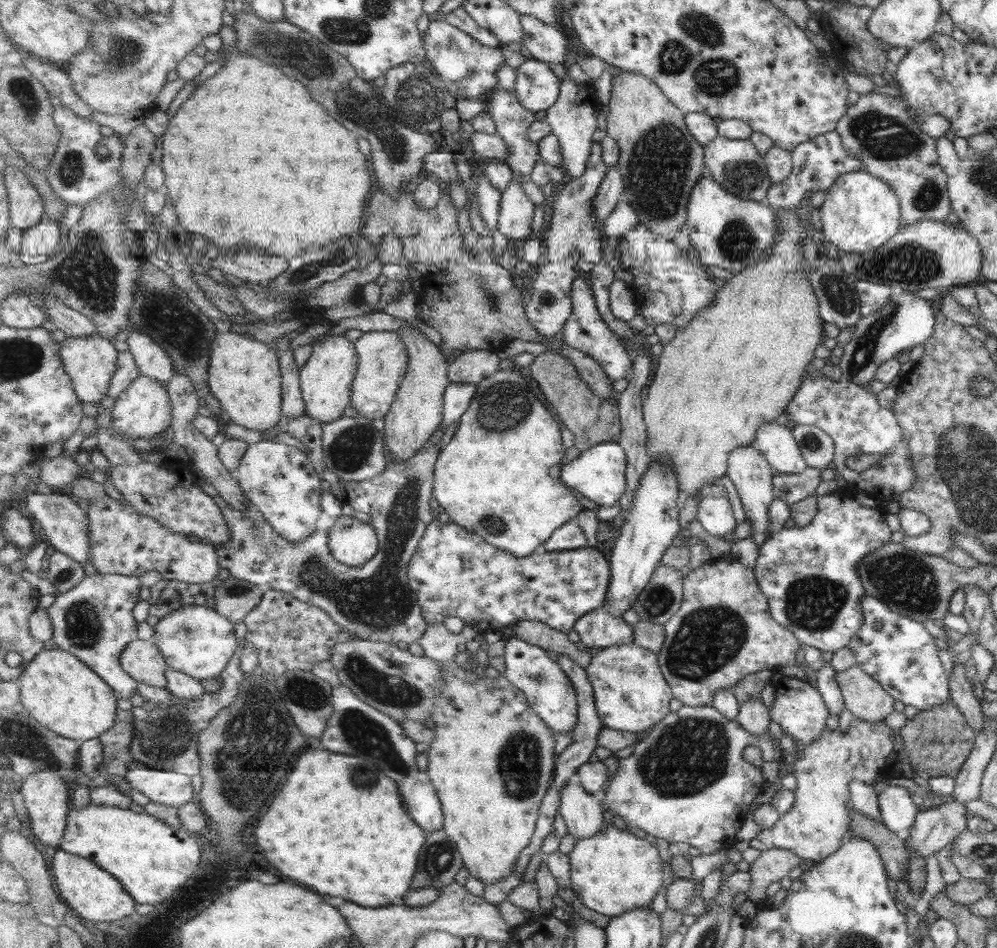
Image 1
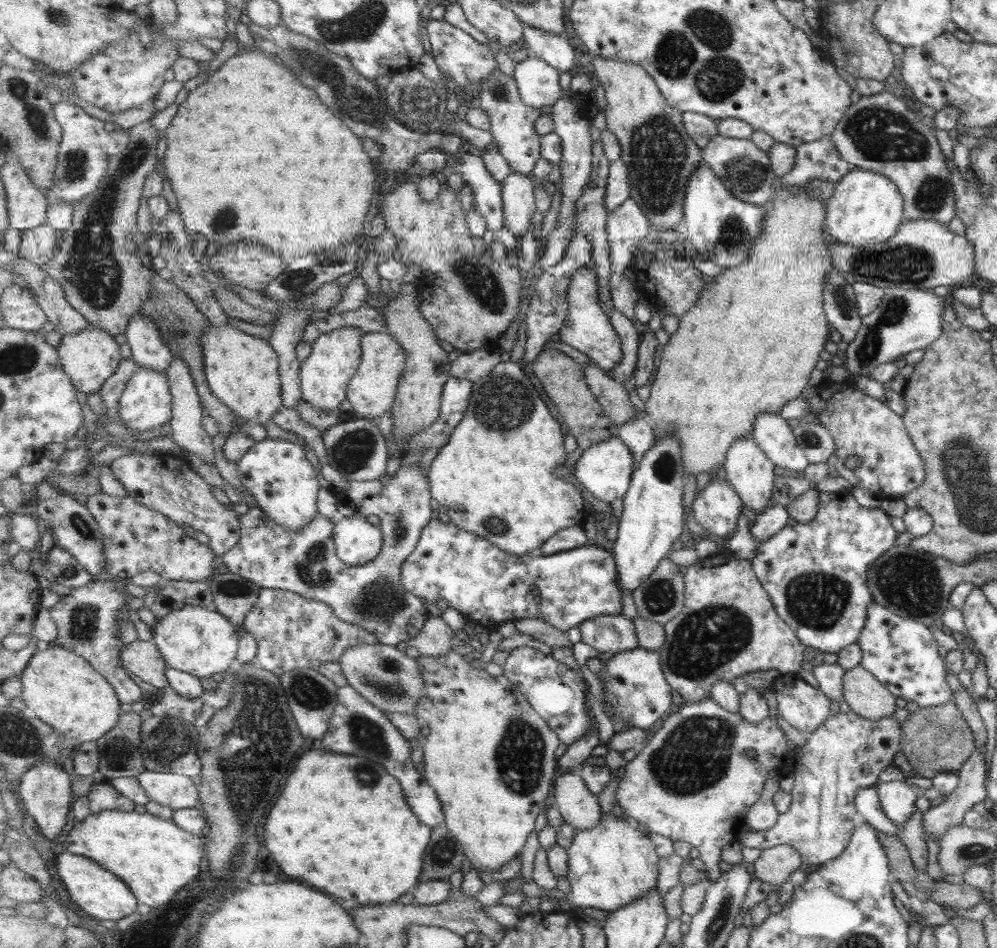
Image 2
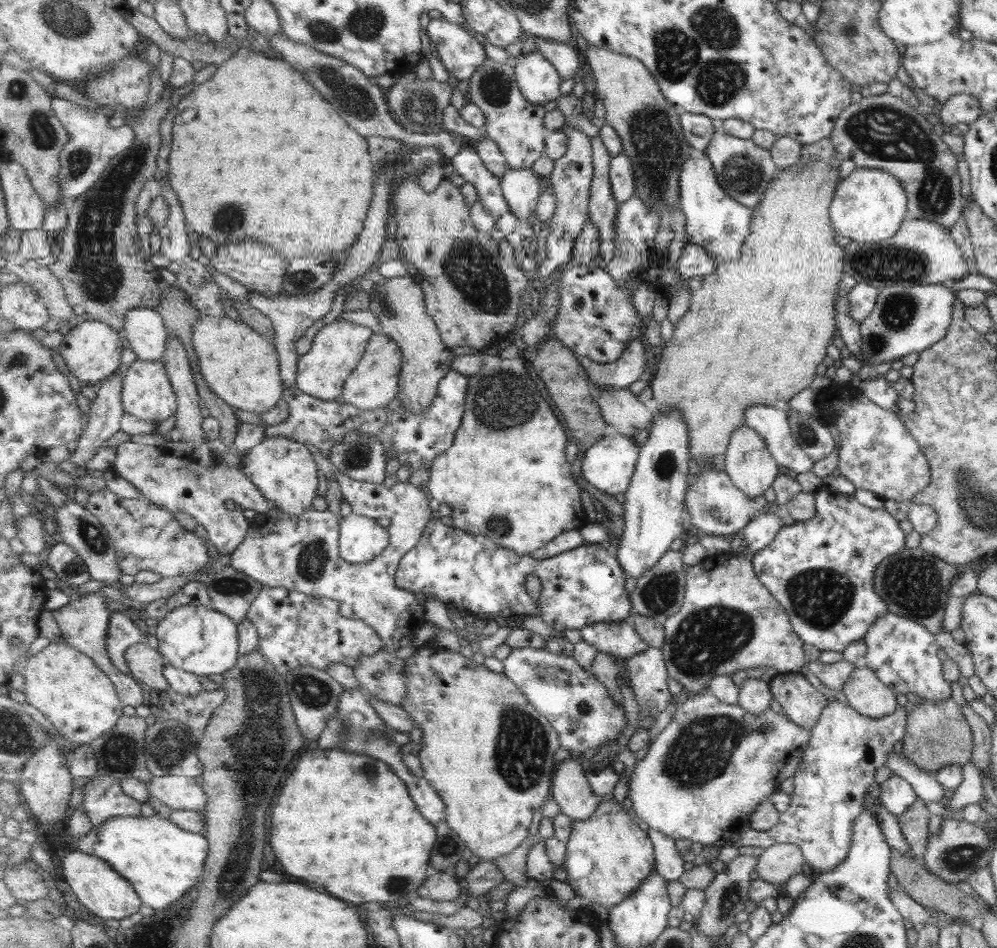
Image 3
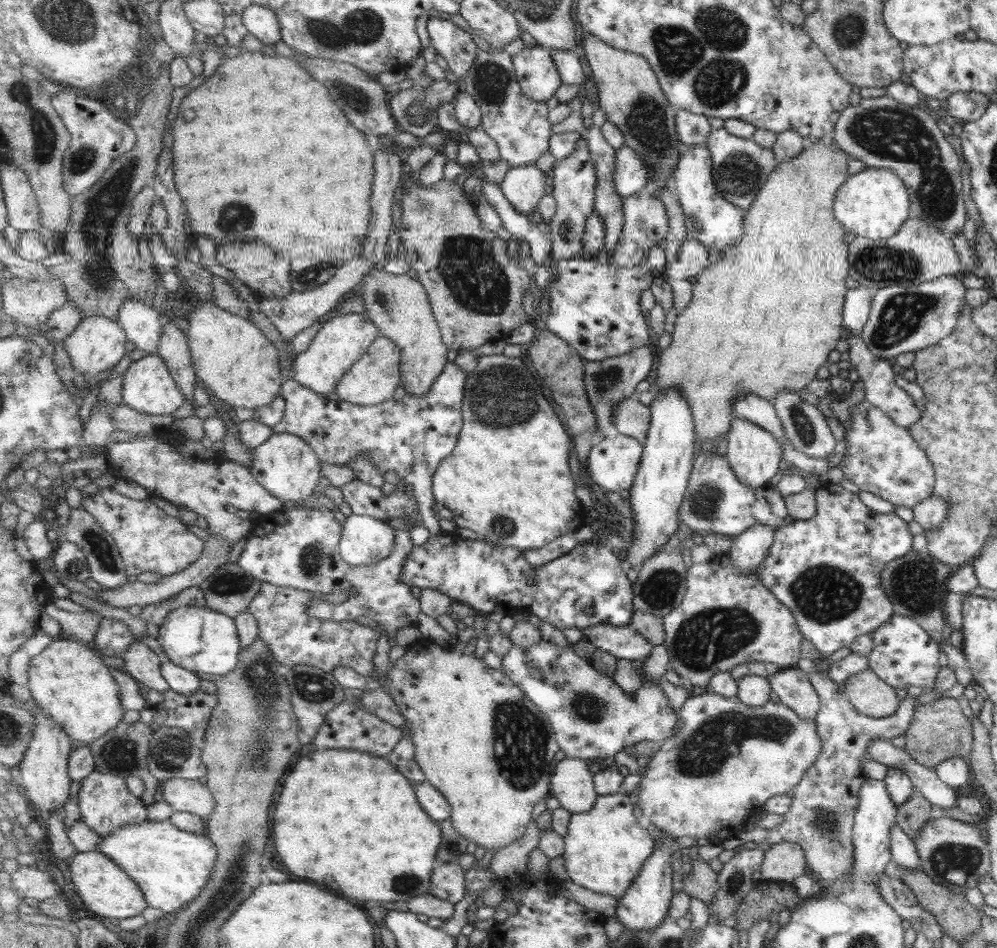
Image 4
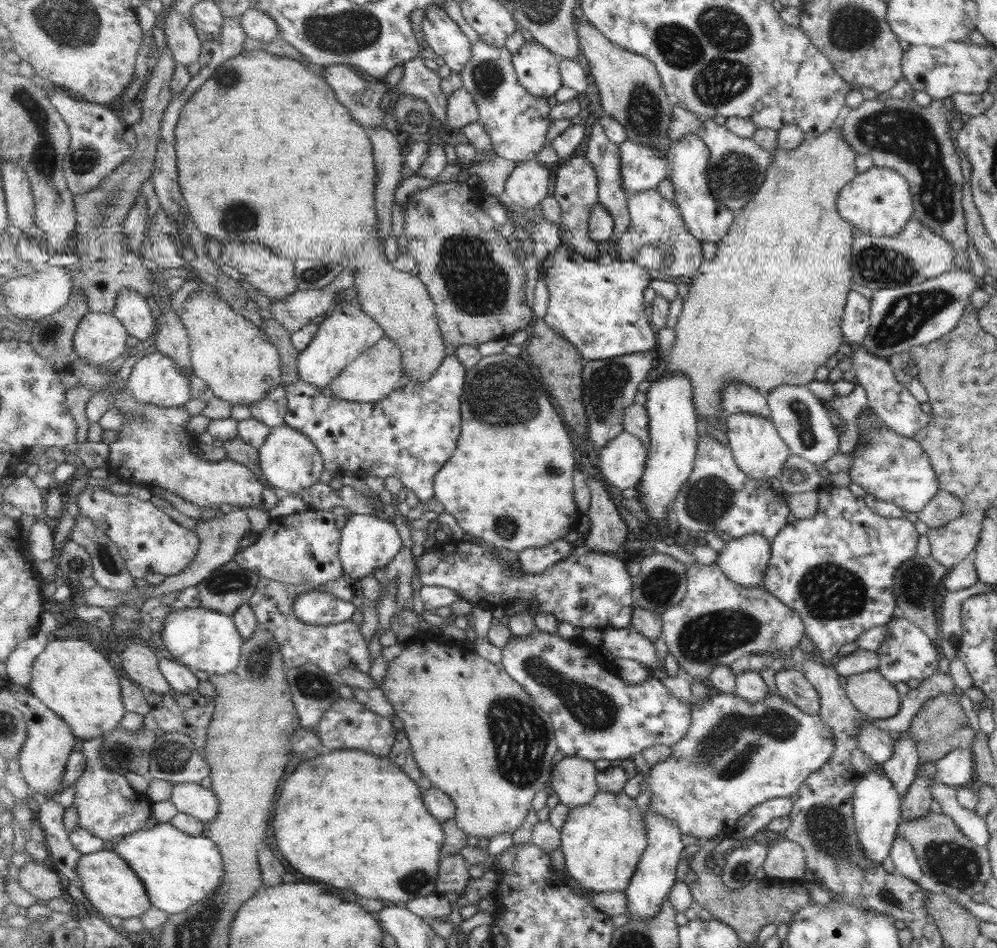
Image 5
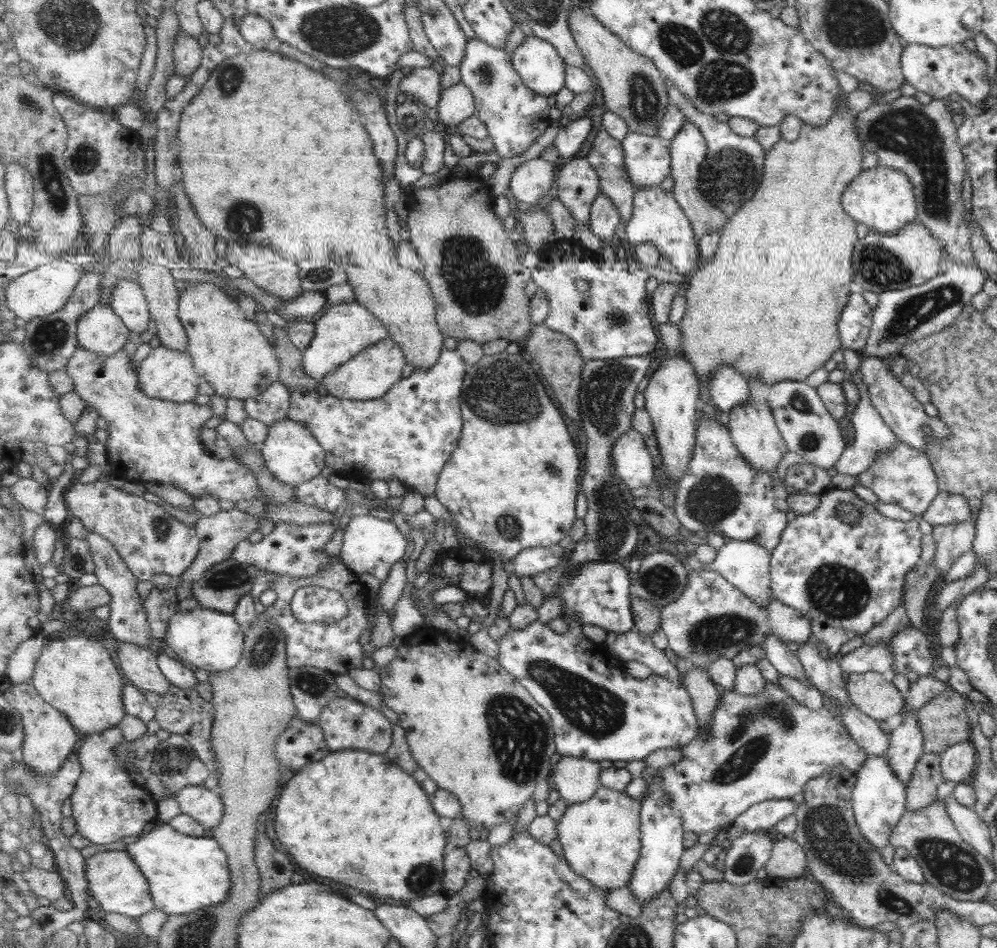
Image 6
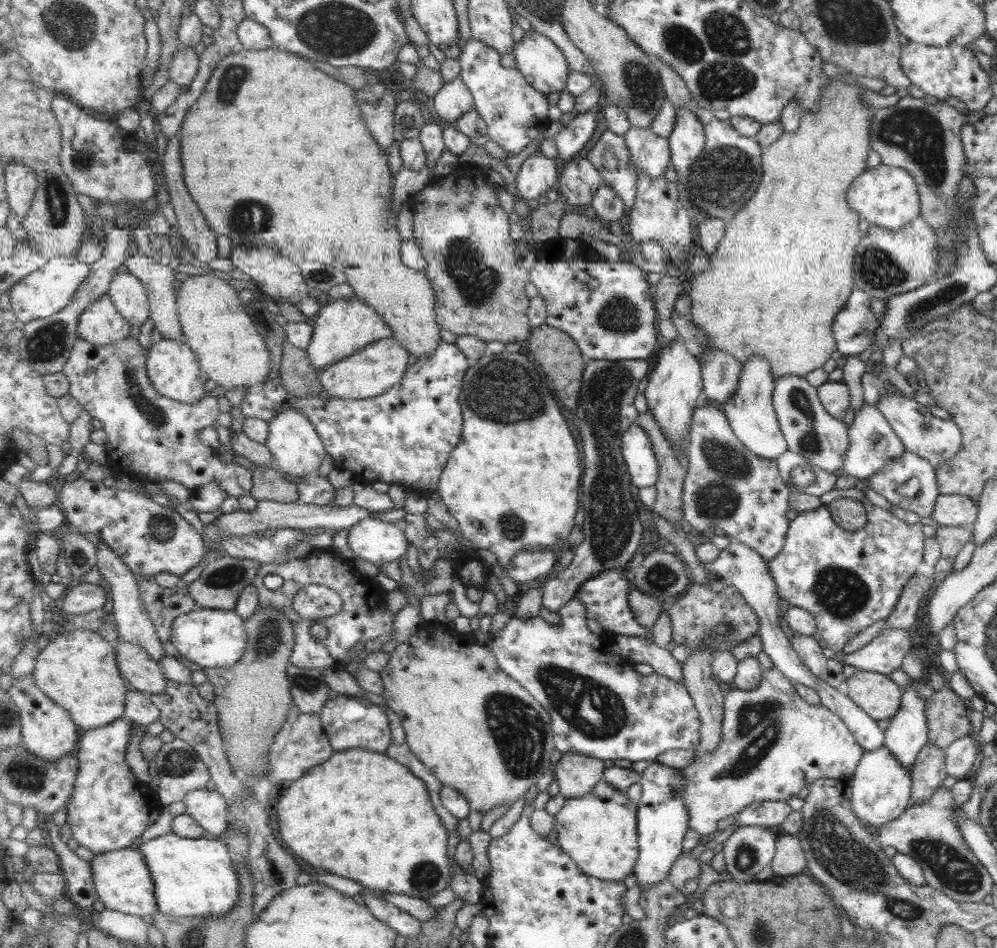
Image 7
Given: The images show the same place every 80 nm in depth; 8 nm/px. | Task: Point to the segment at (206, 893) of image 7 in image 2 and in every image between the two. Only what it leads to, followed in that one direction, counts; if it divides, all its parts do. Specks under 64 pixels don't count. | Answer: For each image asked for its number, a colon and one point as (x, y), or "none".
2: (156, 857)
3: (163, 861)
4: (172, 866)
5: (179, 870)
6: (187, 873)

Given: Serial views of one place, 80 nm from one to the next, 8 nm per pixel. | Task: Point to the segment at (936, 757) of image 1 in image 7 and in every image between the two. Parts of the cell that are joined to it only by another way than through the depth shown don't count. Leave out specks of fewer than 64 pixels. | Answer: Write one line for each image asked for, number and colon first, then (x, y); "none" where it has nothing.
2: (936, 739)
3: (936, 734)
4: (939, 730)
5: (939, 725)
6: (941, 721)
7: (946, 715)

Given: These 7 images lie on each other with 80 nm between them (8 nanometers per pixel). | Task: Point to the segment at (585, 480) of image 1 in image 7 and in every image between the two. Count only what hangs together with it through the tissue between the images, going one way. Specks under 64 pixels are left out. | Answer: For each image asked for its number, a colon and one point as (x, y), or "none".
2: (606, 469)
3: (609, 465)
4: (613, 463)
5: (622, 462)
6: (633, 462)
7: (641, 460)

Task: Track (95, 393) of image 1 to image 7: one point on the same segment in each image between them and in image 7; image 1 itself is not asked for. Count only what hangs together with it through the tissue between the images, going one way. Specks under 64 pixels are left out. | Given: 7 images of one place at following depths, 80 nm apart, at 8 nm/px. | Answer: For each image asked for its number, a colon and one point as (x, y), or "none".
2: (90, 357)
3: (92, 349)
4: (98, 344)
5: (100, 338)
6: (101, 330)
7: (101, 323)

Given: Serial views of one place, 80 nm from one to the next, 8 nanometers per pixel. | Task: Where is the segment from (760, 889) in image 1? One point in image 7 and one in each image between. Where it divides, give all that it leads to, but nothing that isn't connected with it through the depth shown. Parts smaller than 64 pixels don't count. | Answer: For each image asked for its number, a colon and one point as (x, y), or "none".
2: (774, 865)
3: (776, 864)
4: (784, 861)
5: (785, 860)
6: (787, 861)
7: (788, 859)

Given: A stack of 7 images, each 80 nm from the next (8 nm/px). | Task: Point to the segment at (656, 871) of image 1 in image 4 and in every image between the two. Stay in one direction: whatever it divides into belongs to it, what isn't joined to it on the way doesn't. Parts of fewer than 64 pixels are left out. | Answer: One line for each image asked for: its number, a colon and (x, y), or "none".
2: (612, 865)
3: (609, 856)
4: (606, 848)

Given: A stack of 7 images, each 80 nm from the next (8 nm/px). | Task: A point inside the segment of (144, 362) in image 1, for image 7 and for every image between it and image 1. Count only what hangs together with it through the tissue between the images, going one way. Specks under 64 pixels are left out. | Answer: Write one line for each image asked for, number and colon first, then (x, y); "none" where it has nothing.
2: (148, 348)
3: (147, 335)
4: (144, 325)
5: (133, 310)
6: (130, 302)
7: (129, 294)

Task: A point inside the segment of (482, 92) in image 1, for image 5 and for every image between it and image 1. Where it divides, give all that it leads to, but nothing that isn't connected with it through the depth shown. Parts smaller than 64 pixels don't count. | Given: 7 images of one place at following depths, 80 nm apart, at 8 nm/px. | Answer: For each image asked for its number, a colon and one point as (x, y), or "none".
2: (464, 59)
3: (461, 52)
4: (455, 45)
5: (443, 35)

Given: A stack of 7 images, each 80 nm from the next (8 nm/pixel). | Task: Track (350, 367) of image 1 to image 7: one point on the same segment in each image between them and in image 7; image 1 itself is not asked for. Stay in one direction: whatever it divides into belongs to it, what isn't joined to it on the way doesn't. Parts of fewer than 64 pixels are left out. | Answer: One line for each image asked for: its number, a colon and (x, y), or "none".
2: (336, 355)
3: (337, 349)
4: (342, 341)
5: (347, 332)
6: (343, 330)
7: (343, 327)

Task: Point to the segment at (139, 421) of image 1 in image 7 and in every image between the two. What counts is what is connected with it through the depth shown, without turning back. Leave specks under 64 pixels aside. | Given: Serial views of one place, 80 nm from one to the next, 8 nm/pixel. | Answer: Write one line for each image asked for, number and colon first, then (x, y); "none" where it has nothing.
2: (147, 402)
3: (148, 394)
4: (149, 387)
5: (156, 379)
6: (168, 374)
7: (174, 368)

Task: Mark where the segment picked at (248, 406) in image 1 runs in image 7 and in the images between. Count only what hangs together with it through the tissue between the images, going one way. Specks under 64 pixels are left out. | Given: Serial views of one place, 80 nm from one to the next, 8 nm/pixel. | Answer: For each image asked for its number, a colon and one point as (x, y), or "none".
2: (242, 370)
3: (242, 366)
4: (238, 362)
5: (231, 354)
6: (231, 353)
7: (215, 322)

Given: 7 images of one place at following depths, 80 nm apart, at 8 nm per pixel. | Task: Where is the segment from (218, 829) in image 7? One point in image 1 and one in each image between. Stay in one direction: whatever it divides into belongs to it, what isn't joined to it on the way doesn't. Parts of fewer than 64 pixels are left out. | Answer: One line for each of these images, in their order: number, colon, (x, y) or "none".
1: (173, 789)
2: (177, 791)
3: (178, 792)
4: (185, 795)
5: (191, 798)
6: (207, 806)

